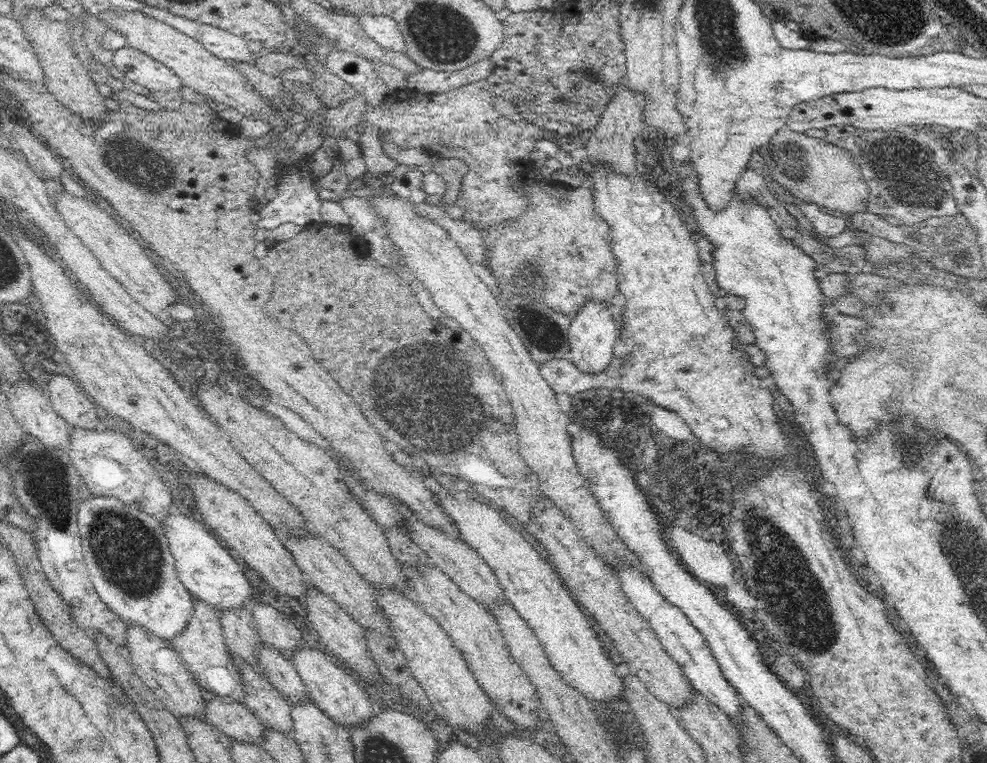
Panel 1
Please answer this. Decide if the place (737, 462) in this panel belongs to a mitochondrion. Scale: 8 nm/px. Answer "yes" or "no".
yes

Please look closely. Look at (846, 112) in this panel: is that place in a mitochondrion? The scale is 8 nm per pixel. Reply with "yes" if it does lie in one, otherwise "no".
no

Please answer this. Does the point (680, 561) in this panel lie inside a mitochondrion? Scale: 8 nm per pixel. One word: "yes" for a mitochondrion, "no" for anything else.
no

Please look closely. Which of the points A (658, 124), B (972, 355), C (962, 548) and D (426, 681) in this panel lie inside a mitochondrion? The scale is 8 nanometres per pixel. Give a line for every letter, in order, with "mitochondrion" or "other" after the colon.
A: other
B: other
C: mitochondrion
D: other

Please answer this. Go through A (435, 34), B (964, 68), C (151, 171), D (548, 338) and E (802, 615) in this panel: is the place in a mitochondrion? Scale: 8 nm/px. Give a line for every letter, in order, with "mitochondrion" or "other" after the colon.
A: mitochondrion
B: other
C: mitochondrion
D: mitochondrion
E: mitochondrion

